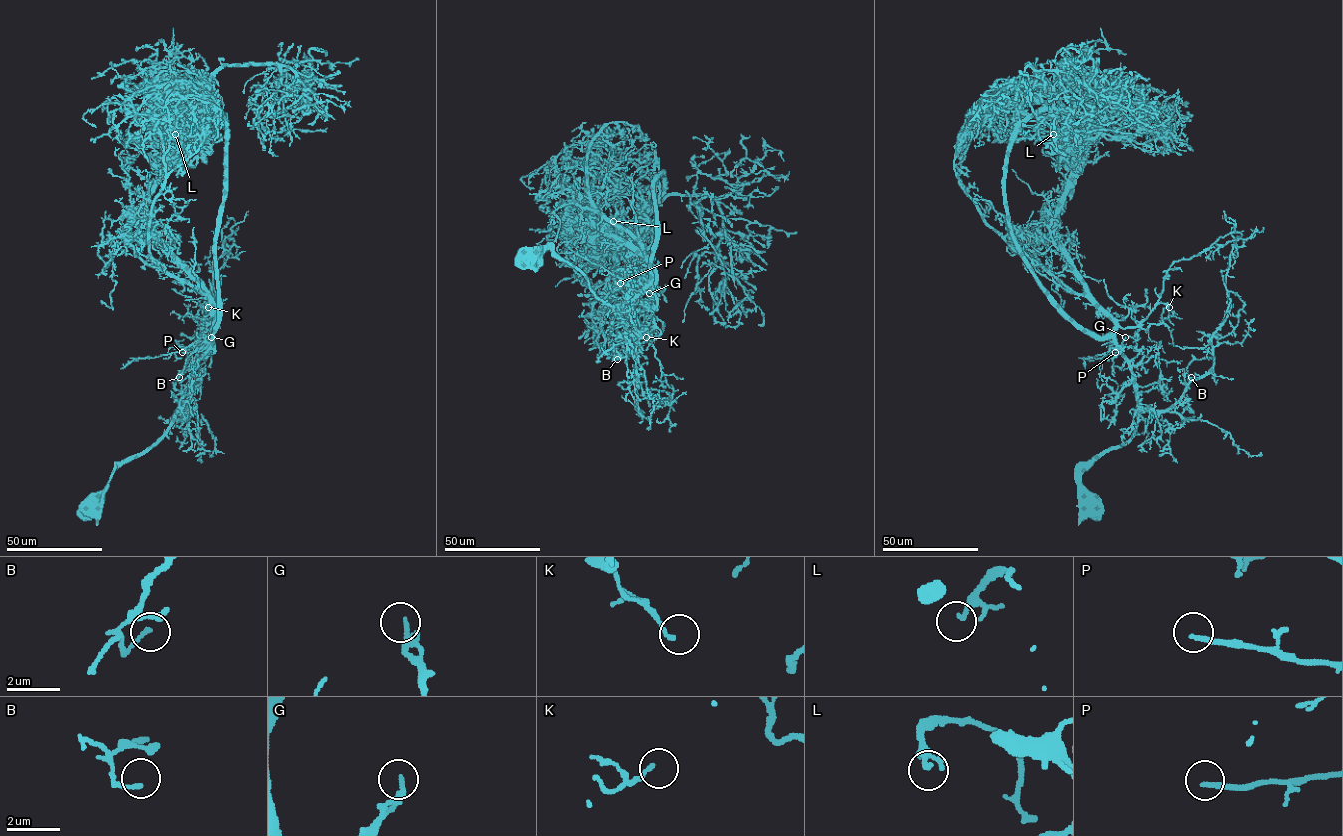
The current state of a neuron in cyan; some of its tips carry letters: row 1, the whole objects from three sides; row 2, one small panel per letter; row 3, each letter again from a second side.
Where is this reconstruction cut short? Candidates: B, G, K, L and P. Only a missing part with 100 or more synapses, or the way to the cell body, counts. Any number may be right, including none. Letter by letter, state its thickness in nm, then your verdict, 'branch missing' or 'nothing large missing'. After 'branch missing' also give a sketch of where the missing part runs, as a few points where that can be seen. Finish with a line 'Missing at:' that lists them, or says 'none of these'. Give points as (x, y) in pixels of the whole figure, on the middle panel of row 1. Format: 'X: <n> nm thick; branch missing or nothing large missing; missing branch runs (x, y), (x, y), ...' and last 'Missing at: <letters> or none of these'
B: 140 nm thick; nothing large missing
G: 160 nm thick; nothing large missing
K: 120 nm thick; nothing large missing
L: 200 nm thick; nothing large missing
P: 180 nm thick; branch missing; missing branch runs (620, 283), (596, 276), (587, 260), (566, 246)
Missing at: P

